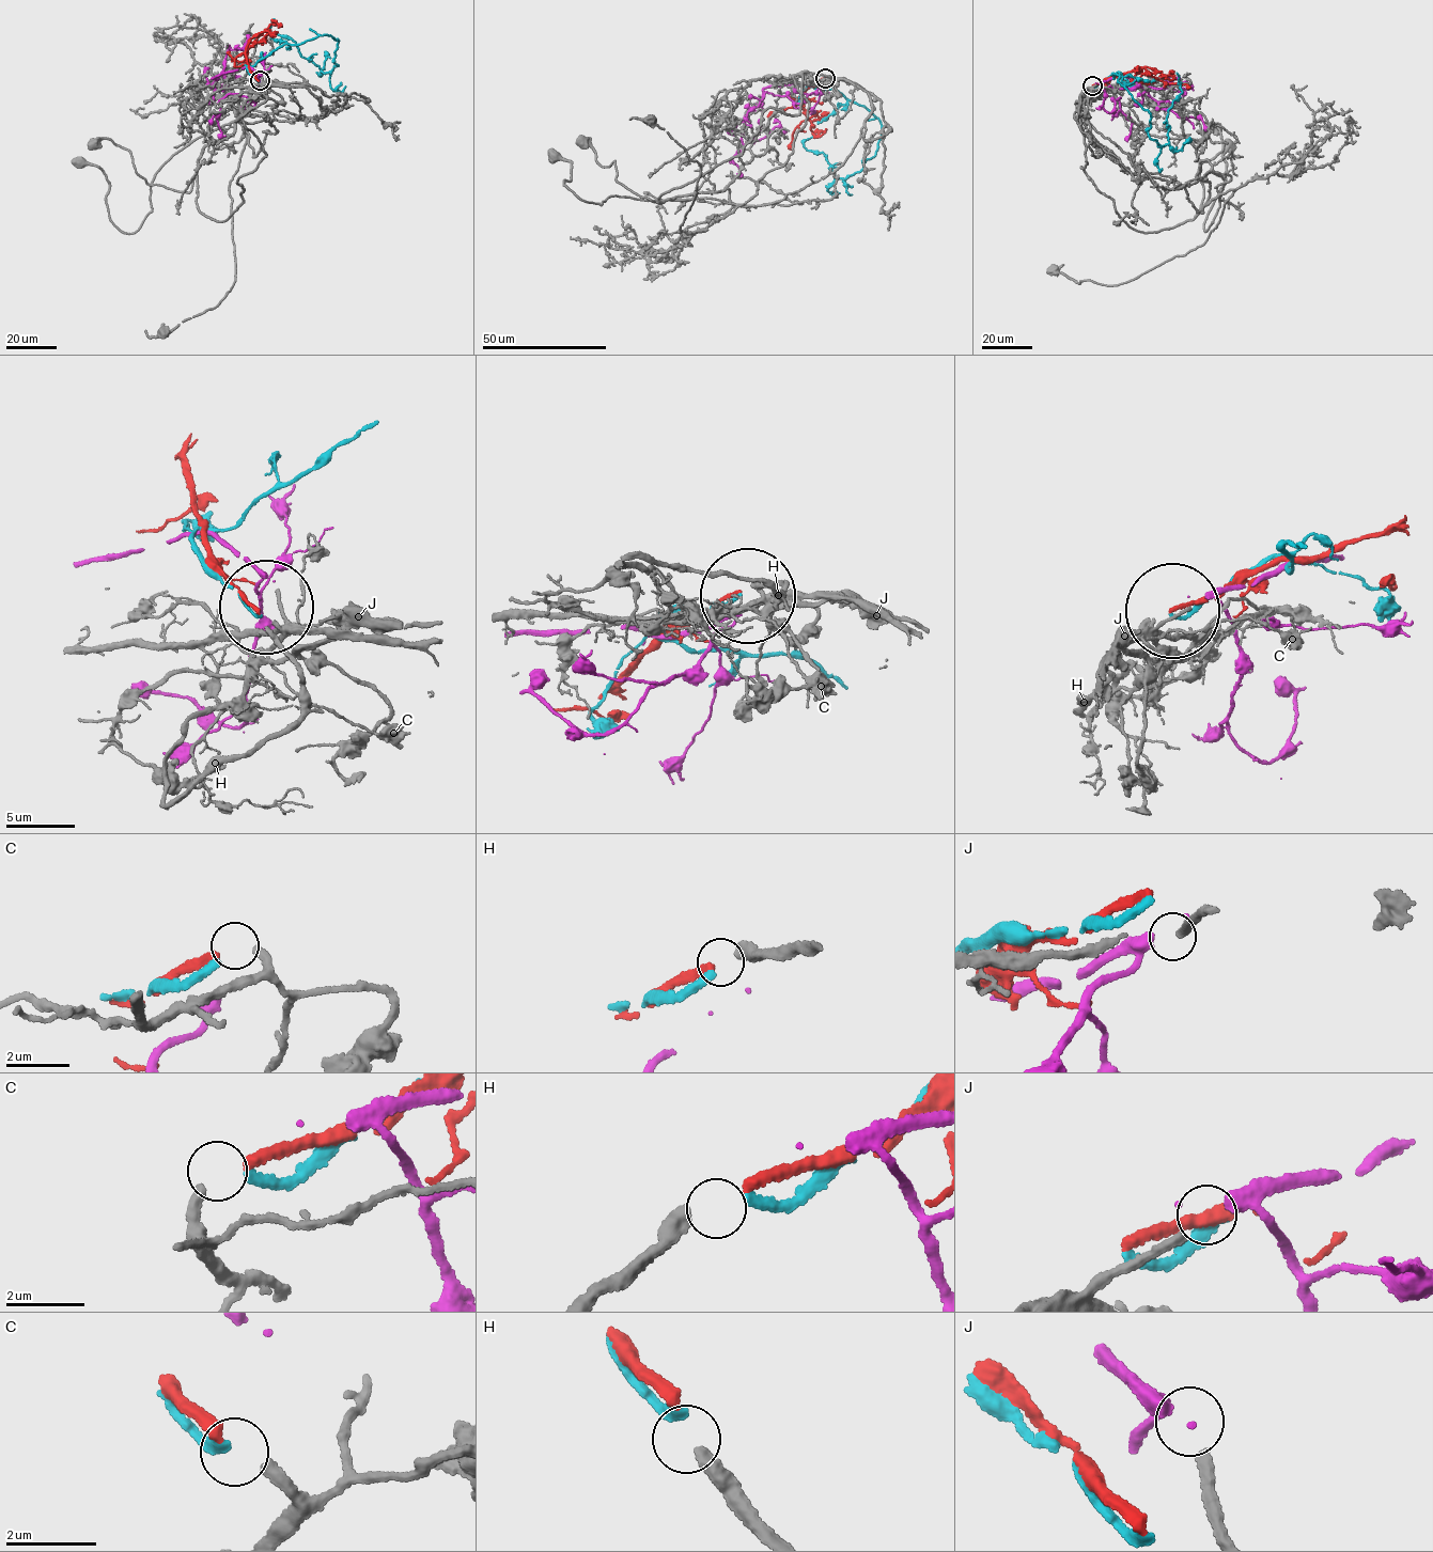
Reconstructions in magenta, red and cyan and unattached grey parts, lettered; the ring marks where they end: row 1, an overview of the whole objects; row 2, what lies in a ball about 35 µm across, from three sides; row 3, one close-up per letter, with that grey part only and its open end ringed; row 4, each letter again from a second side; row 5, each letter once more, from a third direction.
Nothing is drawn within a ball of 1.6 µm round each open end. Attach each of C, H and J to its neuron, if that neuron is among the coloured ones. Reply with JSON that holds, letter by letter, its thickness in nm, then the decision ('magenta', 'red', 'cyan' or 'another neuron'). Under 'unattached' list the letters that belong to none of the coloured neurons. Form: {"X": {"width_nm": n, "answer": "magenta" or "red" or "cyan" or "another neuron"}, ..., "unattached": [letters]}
{"C": {"width_nm": 280, "answer": "cyan"}, "H": {"width_nm": 420, "answer": "red"}, "J": {"width_nm": 280, "answer": "another neuron"}, "unattached": ["J"]}

